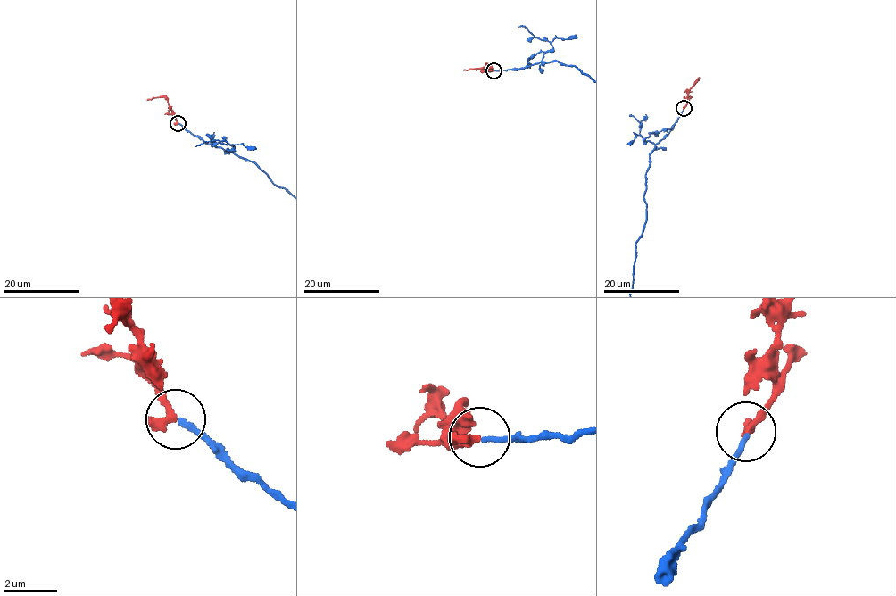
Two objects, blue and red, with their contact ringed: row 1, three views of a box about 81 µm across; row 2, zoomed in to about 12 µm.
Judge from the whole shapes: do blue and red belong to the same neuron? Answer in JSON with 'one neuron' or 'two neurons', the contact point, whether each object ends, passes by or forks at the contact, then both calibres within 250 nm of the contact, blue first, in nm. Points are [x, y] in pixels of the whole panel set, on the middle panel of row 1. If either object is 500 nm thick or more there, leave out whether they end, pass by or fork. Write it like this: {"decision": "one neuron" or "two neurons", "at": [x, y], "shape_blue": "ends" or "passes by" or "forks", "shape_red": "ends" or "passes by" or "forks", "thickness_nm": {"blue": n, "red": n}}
{"decision": "one neuron", "at": [493, 70], "shape_blue": "ends", "shape_red": "ends", "thickness_nm": {"blue": 190, "red": 360}}

